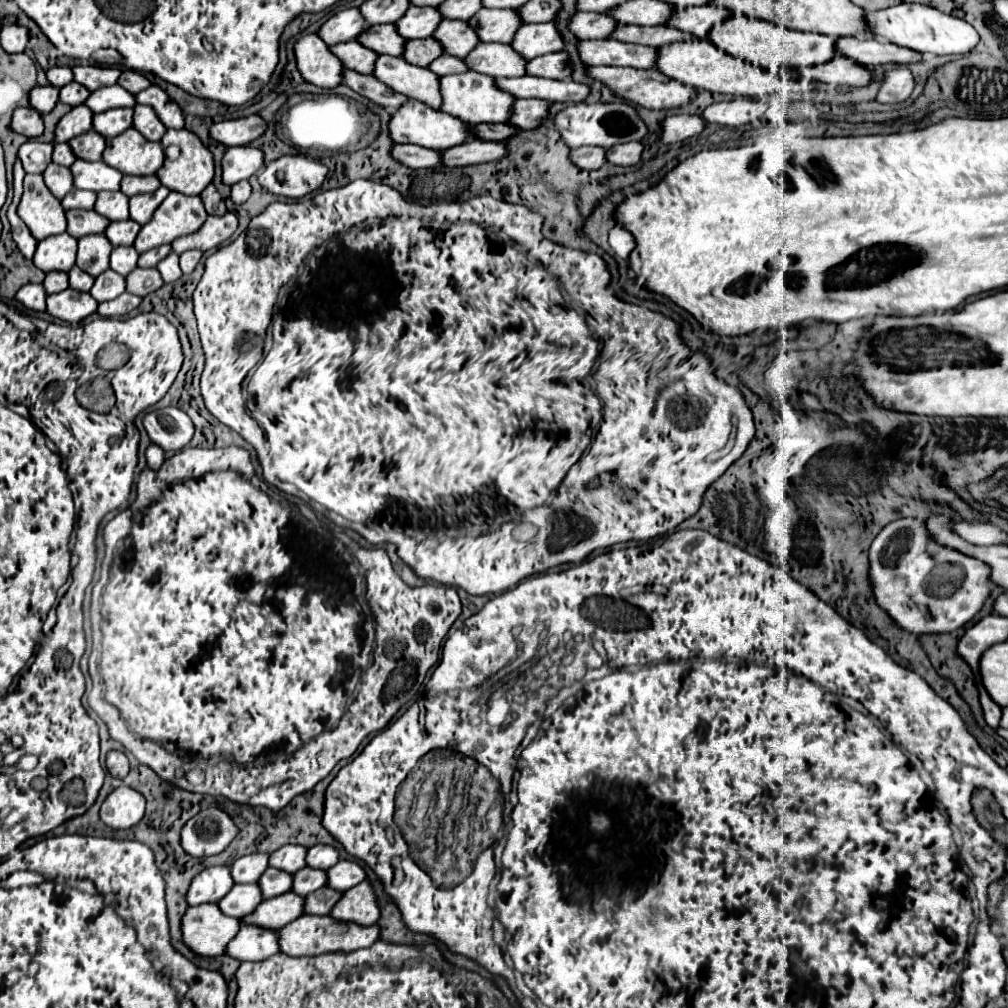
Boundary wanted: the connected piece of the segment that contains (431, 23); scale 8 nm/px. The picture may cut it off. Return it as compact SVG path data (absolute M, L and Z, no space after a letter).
M410 6L406 10L406 14L394 26L396 26L396 32L404 40L430 38L440 20L442 20L442 16L438 14L436 8L430 8L430 6L424 6L424 8Z

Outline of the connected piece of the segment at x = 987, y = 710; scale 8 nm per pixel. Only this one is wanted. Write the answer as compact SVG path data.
M978 682L978 690L980 690L980 704L982 704L982 710L984 710L986 724L988 724L990 728L998 728L1000 716L1002 716L1002 708L988 698L988 692L982 688L980 682Z

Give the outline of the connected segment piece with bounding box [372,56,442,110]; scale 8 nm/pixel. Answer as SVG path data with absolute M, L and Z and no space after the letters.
M378 56L372 76L386 84L390 90L410 100L424 102L434 110L442 104L442 96L438 94L438 76L430 74L426 68L410 66L402 56Z

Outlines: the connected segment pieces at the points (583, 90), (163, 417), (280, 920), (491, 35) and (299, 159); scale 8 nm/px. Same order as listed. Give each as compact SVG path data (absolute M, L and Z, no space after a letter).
M520 76L520 78L498 78L496 86L514 96L514 98L538 98L538 100L546 100L546 102L568 102L568 104L576 104L582 102L588 96L588 86L586 84L576 84L574 80L548 80L548 78L530 78Z
M180 408L152 410L142 420L150 440L166 452L182 450L194 436L192 420Z
M286 892L286 894L280 894L278 898L262 900L254 908L254 912L242 918L240 922L266 928L266 930L280 930L282 926L290 924L298 916L302 916L302 896L294 892Z
M486 8L478 10L478 14L474 14L468 20L468 24L474 26L480 42L500 42L500 44L508 44L510 38L514 36L514 30L522 26L522 22L518 22L516 10L486 10Z
M300 154L282 156L264 166L258 174L262 188L284 198L302 198L318 190L328 170L320 160L312 160Z

